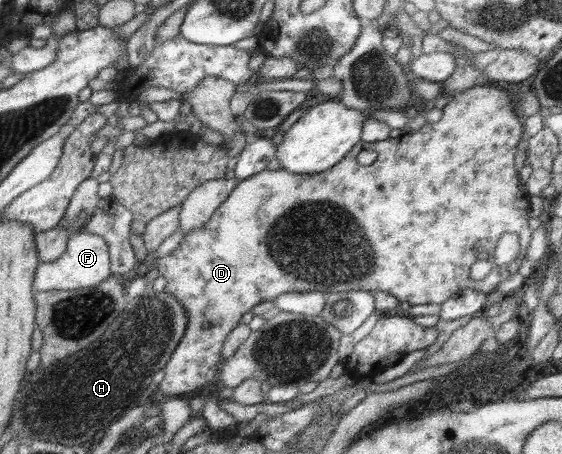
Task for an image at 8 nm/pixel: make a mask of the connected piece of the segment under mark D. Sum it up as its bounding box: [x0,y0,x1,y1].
[154,84,532,397]

